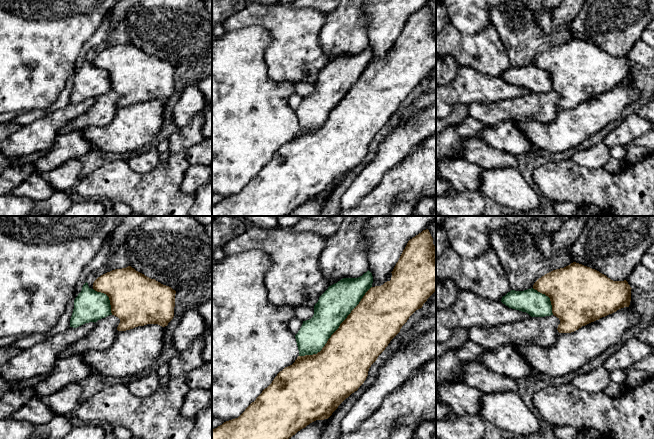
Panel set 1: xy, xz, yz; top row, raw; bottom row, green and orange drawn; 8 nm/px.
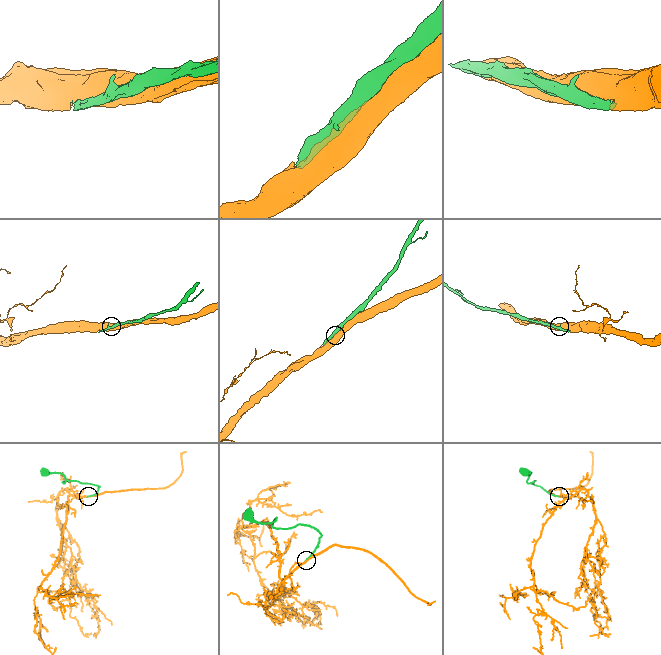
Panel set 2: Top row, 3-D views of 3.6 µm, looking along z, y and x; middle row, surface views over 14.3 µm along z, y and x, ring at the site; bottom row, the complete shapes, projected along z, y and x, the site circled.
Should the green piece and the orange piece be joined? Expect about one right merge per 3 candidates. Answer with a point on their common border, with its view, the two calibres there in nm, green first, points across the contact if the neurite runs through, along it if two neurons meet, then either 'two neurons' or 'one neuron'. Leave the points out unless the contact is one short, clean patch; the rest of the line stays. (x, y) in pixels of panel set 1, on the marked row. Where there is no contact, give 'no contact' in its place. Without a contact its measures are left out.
meets green in xz at (337, 328); 280 nm thick on the green side, 400 nm on the other; one neuron

